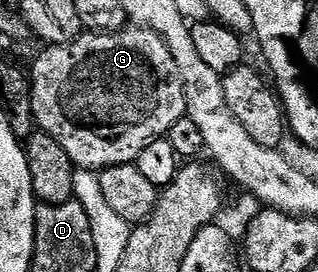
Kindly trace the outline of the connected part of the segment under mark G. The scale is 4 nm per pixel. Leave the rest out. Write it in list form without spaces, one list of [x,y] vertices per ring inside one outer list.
[[[124,27],[113,33],[85,31],[82,32],[81,36],[75,38],[70,45],[50,45],[42,48],[42,50],[42,53],[33,61],[33,73],[31,69],[28,74],[33,119],[40,132],[46,133],[63,147],[77,169],[100,171],[116,165],[134,164],[137,156],[147,148],[151,141],[156,141],[168,135],[176,121],[183,116],[185,84],[181,78],[179,63],[175,63],[171,51],[165,46],[163,39],[159,35],[155,35],[155,31],[140,27]]]

